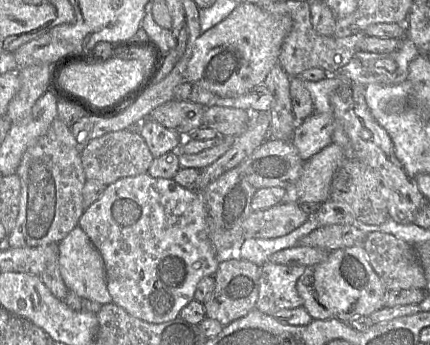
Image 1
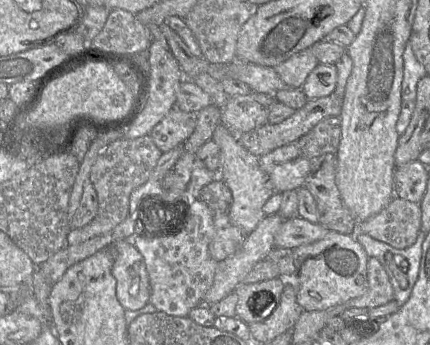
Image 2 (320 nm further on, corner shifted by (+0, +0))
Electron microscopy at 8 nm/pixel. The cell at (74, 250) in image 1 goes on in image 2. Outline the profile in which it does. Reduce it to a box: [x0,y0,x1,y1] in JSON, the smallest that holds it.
[110,239,150,310]

